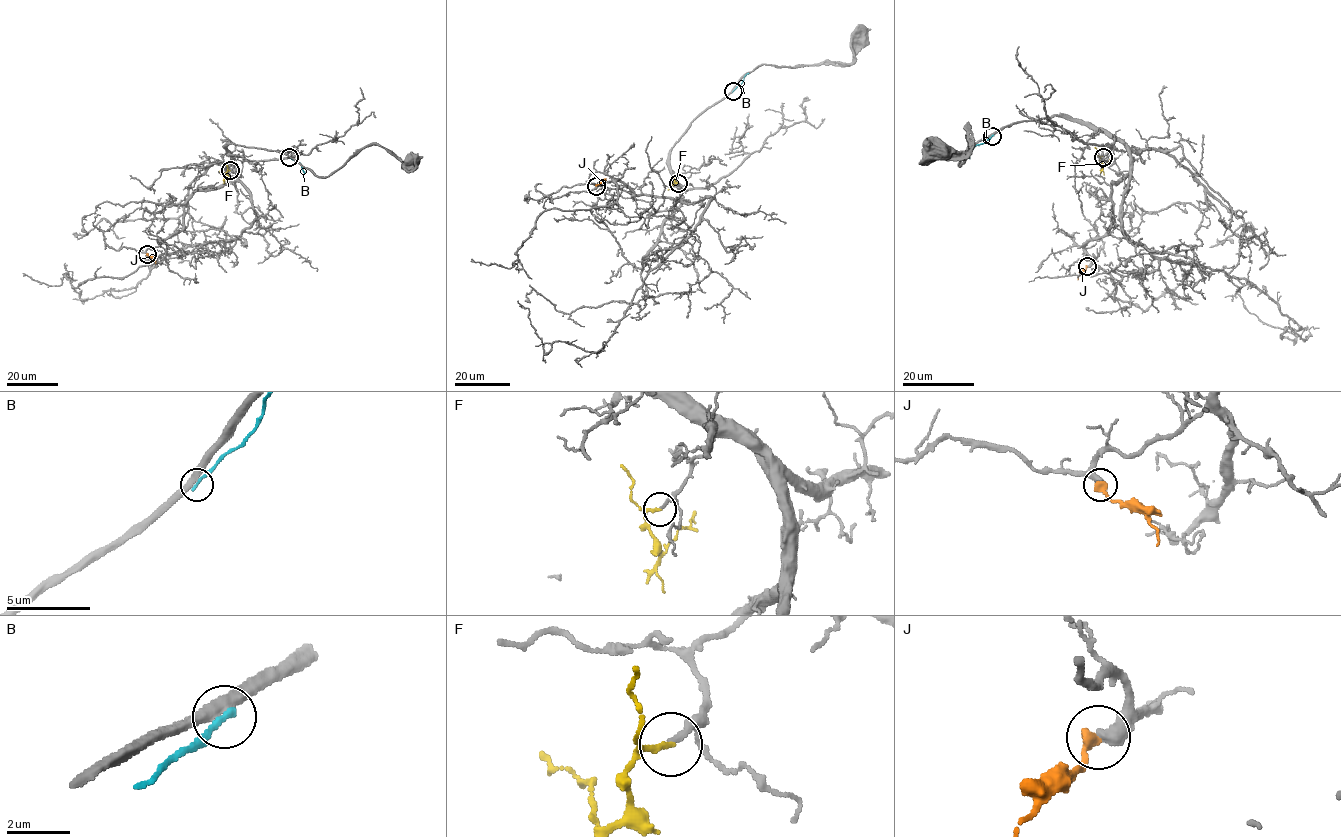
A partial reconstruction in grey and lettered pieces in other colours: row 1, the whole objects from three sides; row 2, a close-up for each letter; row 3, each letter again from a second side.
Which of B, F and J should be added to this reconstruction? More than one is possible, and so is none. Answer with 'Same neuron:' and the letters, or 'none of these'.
Same neuron: F

